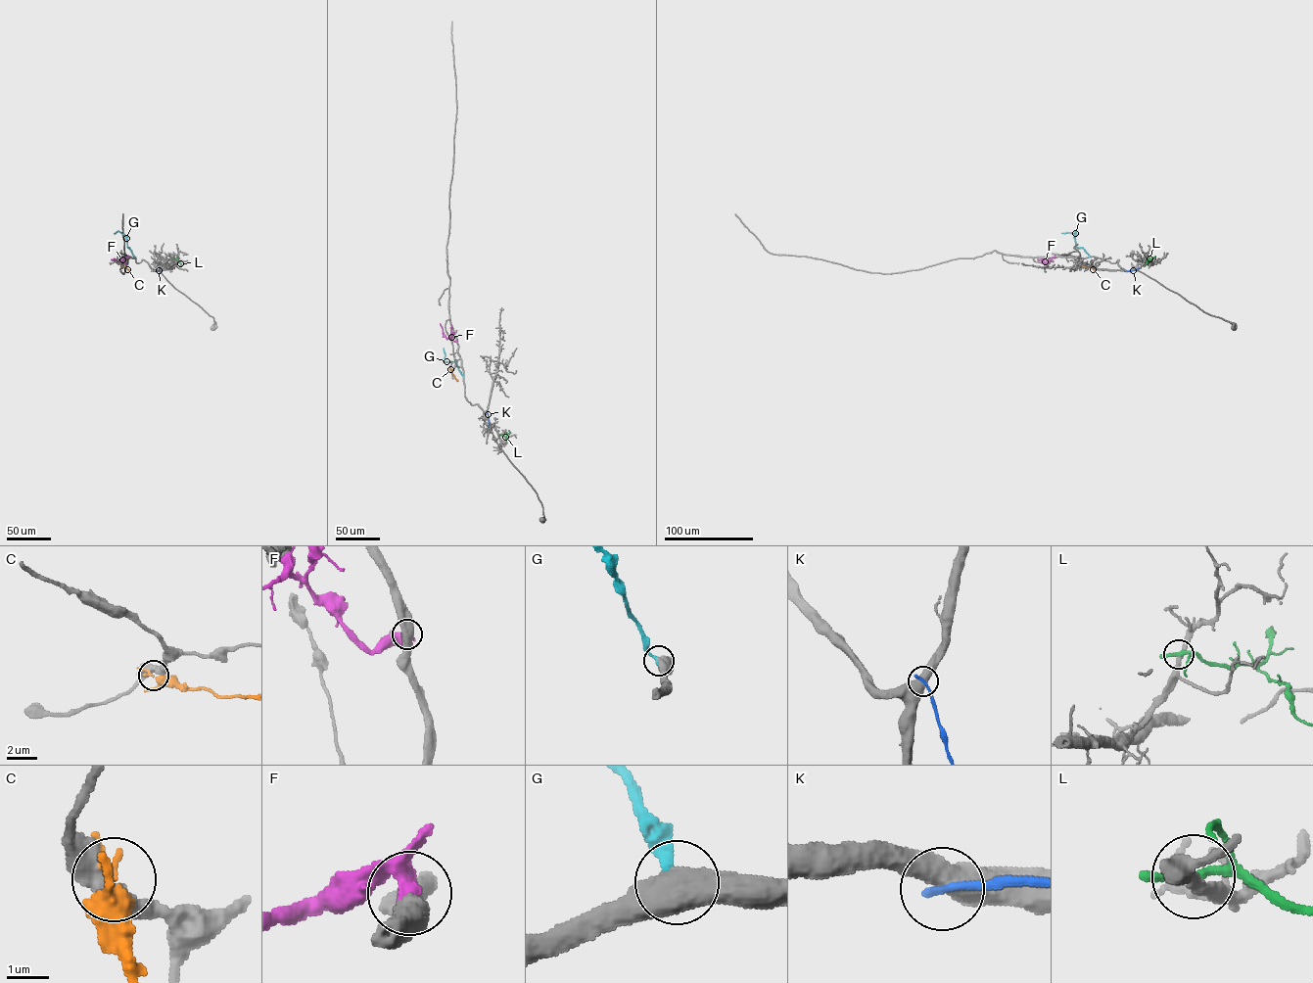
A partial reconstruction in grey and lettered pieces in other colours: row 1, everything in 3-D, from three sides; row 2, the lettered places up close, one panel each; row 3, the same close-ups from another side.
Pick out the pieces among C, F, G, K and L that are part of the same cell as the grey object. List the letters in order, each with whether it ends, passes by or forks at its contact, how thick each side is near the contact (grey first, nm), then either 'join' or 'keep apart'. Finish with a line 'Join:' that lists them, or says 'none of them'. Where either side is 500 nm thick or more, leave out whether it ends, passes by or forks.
C: it forks | 440/260 nm | keep apart
F: 500/400 nm | keep apart
G: 550/360 nm | join
K: 550/200 nm | keep apart
L: it passes by | 280/220 nm | keep apart
Join: G

